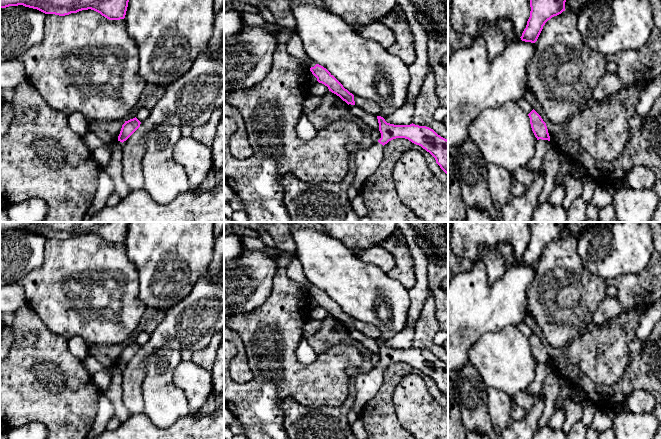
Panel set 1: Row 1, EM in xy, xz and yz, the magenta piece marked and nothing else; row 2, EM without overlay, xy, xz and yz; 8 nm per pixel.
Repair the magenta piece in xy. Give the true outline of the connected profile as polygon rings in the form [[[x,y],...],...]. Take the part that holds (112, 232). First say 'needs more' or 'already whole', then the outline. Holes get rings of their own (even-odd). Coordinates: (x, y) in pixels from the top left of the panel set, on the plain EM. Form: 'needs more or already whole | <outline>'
already whole | [[[0,222],[0,232],[23,229],[59,240],[94,234],[109,244],[124,243],[129,222]]]

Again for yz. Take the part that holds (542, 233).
already whole | [[[530,222],[530,241],[524,253],[522,265],[535,267],[545,247],[565,235],[567,222]]]

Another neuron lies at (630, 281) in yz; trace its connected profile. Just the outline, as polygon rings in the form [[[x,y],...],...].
[[[654,251],[648,266],[638,275],[628,274],[608,279],[607,284],[618,288],[617,299],[623,312],[638,311],[641,305],[649,307],[661,299],[661,255]]]

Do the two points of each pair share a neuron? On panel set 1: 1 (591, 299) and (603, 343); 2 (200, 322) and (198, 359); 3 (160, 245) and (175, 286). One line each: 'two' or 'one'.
1: two
2: two
3: one

